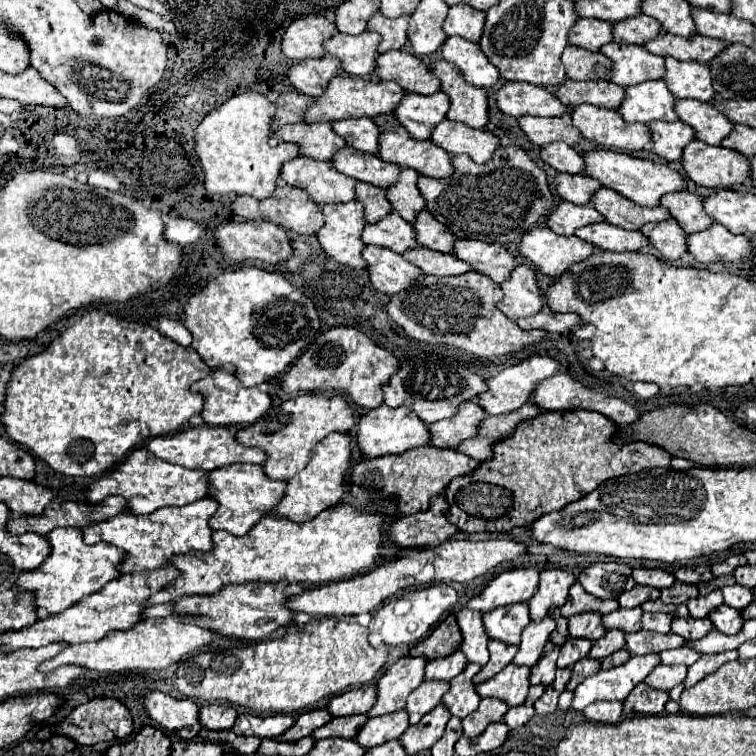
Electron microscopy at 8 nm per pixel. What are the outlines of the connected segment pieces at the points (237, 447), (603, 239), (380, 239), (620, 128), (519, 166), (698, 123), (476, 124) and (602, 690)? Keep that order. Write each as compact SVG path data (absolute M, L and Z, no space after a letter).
M191 427L175 435L155 437L145 443L145 449L149 449L155 457L167 463L177 463L185 469L203 469L203 471L213 471L233 463L265 463L267 457L263 449L241 445L229 427Z
M607 221L581 227L575 231L575 235L607 251L639 251L641 247L649 245L641 231L625 231Z
M389 213L379 223L367 225L363 229L363 241L367 245L387 247L395 253L405 253L405 251L417 247L413 225L407 221L401 221L401 217L397 213Z
M577 105L571 117L573 125L577 125L581 135L589 141L595 141L601 147L619 149L627 153L627 151L641 151L651 141L647 125L623 121L617 109L601 109L597 105Z
M499 147L493 159L483 165L465 155L455 155L453 165L455 173L451 177L421 177L419 189L427 199L427 211L445 223L457 239L497 241L501 245L519 243L531 227L545 221L553 211L553 195L545 169L519 147Z
M679 99L675 111L683 123L695 129L697 139L709 145L719 145L733 129L733 121L729 121L719 109L715 109L713 103Z
M437 61L433 73L441 79L443 93L451 97L451 109L447 119L467 123L473 129L485 129L489 123L487 91L475 85L469 85L461 71L447 61Z
M635 655L625 665L587 677L573 691L571 711L581 713L587 705L601 701L623 701L631 693L631 689L641 683L657 665L657 655Z

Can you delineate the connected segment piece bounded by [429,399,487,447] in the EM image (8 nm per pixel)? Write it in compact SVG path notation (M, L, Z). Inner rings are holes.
M473 399L465 401L459 407L459 413L455 417L429 425L431 445L457 447L463 439L477 437L477 425L481 423L481 417L487 417L487 413L481 409L481 405L477 405Z

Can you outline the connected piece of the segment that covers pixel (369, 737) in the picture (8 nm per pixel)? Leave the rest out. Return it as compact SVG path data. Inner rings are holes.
M399 711L399 713L393 713L393 715L373 717L361 727L355 741L363 749L371 749L371 747L383 745L389 739L399 739L405 733L407 727L409 727L409 723L407 723L405 711Z

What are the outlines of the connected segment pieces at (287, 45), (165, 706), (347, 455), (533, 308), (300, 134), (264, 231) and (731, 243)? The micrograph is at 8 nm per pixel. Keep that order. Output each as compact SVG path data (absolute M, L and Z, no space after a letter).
M301 15L283 33L283 53L293 61L323 57L323 43L335 33L337 27L327 17Z
M151 691L145 695L143 705L153 721L181 739L193 739L201 729L199 707L191 699L173 699L161 691Z
M331 433L319 445L307 467L297 473L289 483L283 501L273 509L275 515L287 517L295 523L311 521L329 505L337 505L347 493L347 477L351 473L351 435L349 433Z
M527 265L513 269L509 281L501 285L505 299L497 305L509 319L521 319L539 313L545 307L545 297L537 285L537 271Z
M331 123L283 125L281 129L275 131L271 143L277 143L277 141L297 143L301 147L301 155L313 157L317 161L331 161L333 153L337 153L337 149L345 147L345 139L341 139L341 137L337 137L337 133L333 133Z
M241 221L241 223L227 223L219 225L213 229L213 235L217 237L219 249L235 259L235 261L263 261L269 265L279 265L287 261L287 257L293 255L293 245L291 239L287 237L285 229L279 225L273 225L269 221Z
M713 223L709 229L693 233L687 237L691 255L701 263L715 261L739 261L749 255L749 237L729 233L719 223Z

